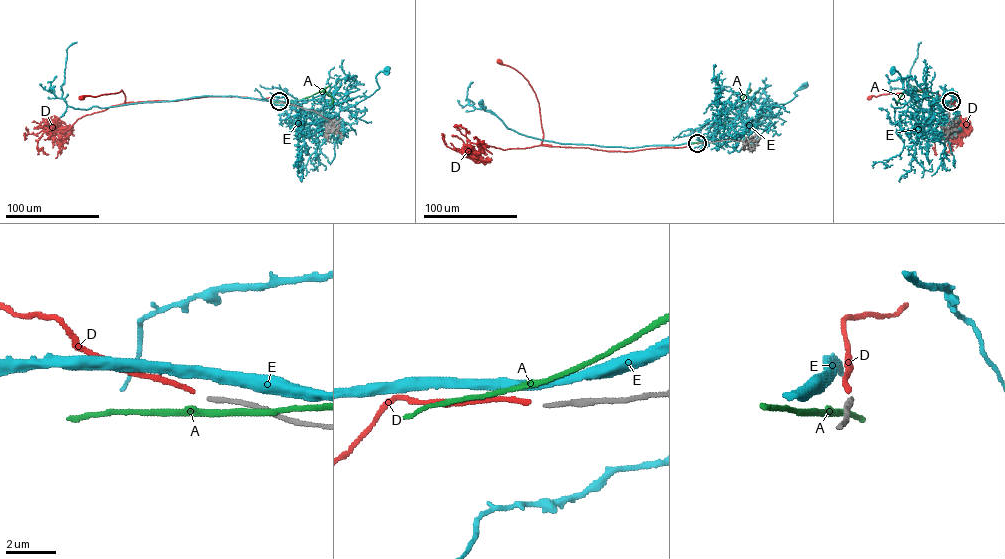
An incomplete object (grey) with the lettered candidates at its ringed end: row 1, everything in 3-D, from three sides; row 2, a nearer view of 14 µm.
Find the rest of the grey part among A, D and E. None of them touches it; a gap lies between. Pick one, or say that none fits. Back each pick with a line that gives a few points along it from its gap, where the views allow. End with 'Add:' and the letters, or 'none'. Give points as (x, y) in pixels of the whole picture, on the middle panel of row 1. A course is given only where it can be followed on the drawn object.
D: course (696, 143), (627, 151), (541, 145), (543, 132), (536, 95), (520, 73), (499, 61)
Add: D

